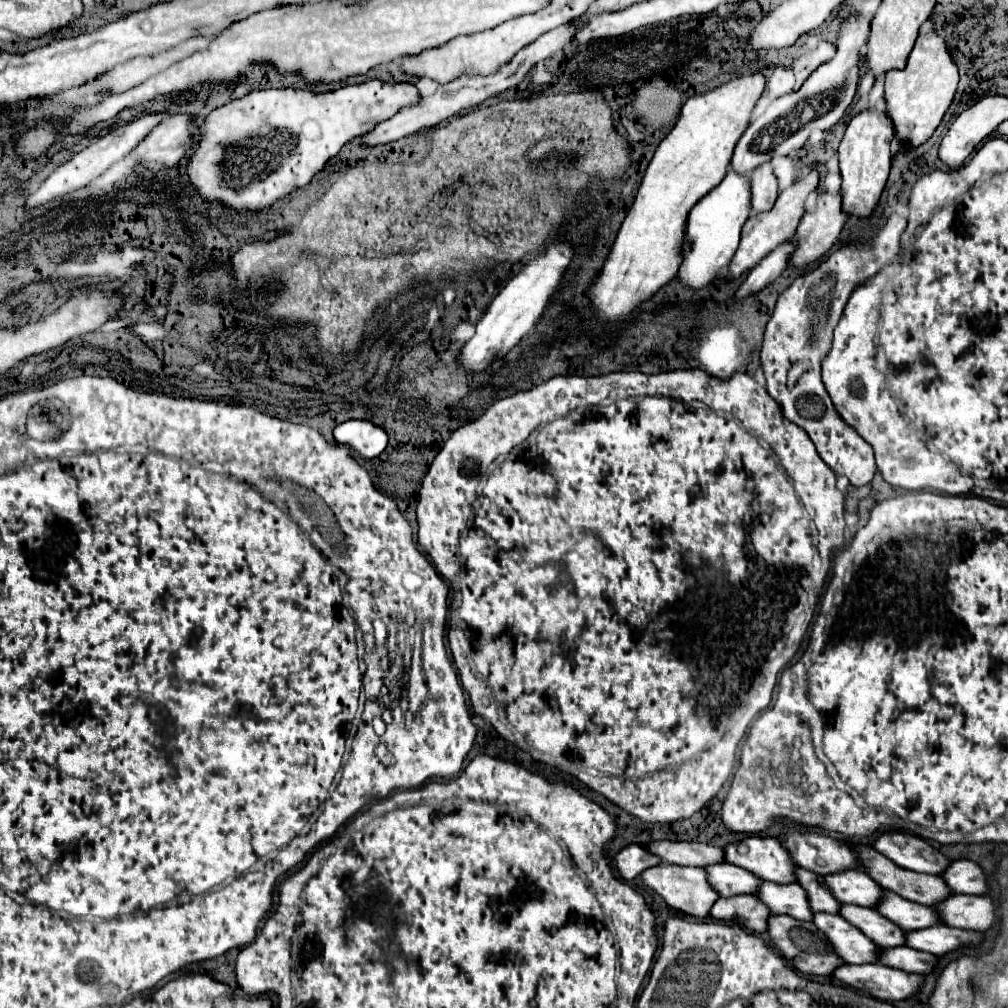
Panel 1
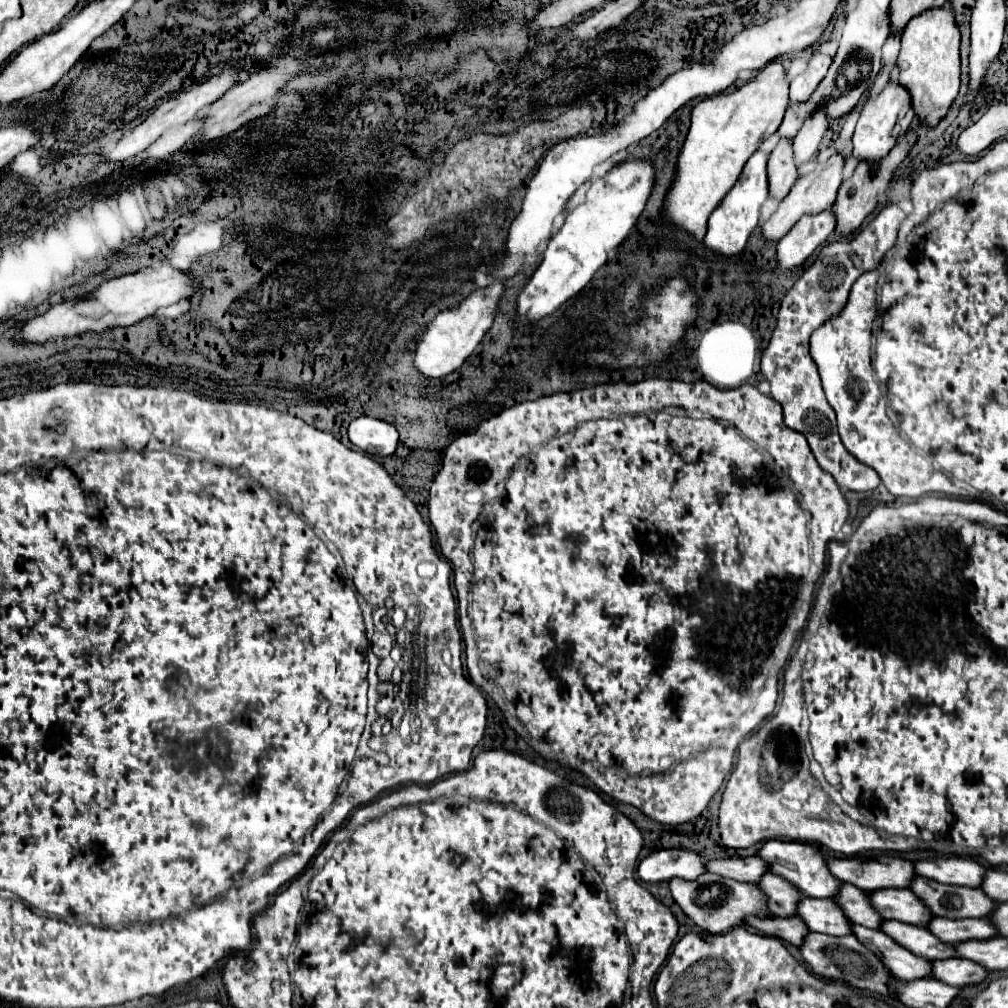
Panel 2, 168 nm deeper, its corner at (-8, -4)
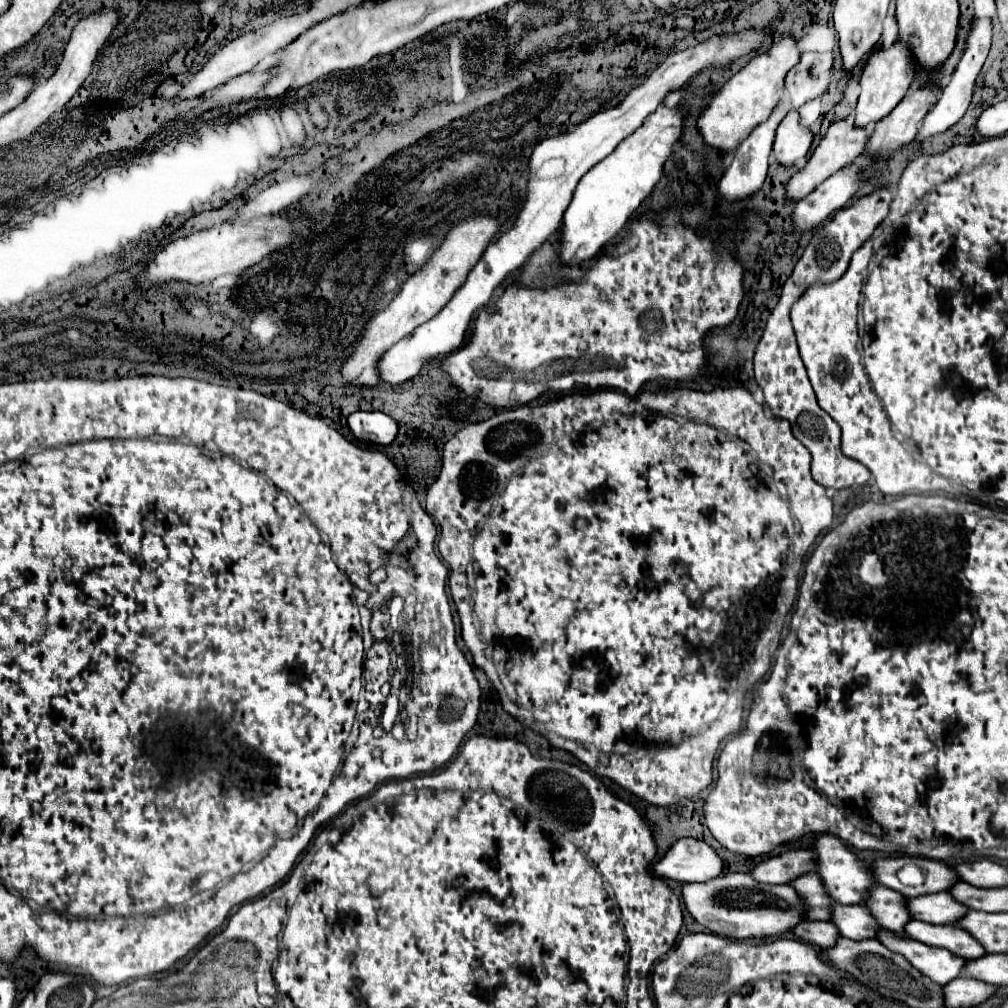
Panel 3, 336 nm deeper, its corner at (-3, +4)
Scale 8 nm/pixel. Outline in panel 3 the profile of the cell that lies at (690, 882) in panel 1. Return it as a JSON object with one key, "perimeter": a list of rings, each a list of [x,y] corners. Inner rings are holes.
{"perimeter":[[[743,872],[721,874],[707,882],[693,882],[693,884],[685,882],[681,888],[681,896],[689,914],[701,926],[709,928],[719,936],[737,940],[779,936],[783,932],[789,932],[793,924],[801,922],[803,912],[801,898],[797,896],[797,892],[793,892],[793,888],[789,888],[787,884],[775,886],[753,882],[753,878]]]}

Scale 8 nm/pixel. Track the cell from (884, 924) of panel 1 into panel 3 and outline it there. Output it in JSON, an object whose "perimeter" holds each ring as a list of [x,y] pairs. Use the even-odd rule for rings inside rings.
{"perimeter":[[[909,920],[905,924],[903,932],[907,932],[913,940],[919,940],[927,946],[945,948],[965,960],[985,954],[985,950],[979,944],[975,944],[973,936],[969,936],[963,928],[953,928],[949,924],[935,926],[935,924],[927,924],[927,922],[919,922],[919,920]]]}

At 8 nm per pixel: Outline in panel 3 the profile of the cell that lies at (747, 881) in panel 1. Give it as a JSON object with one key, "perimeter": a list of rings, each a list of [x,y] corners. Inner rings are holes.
{"perimeter":[[[803,874],[803,876],[797,876],[795,880],[791,880],[789,886],[795,888],[799,898],[803,900],[803,906],[805,906],[803,916],[807,920],[829,920],[829,904],[833,904],[833,902],[827,896],[827,892],[823,890],[819,876]]]}

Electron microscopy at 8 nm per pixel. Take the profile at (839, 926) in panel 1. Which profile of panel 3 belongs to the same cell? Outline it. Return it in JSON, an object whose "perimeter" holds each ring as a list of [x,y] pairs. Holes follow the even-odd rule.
{"perimeter":[[[881,928],[877,932],[877,940],[887,946],[891,952],[901,954],[913,968],[917,968],[921,974],[931,978],[937,984],[947,984],[949,980],[961,976],[961,968],[965,964],[963,958],[953,956],[951,952],[943,948],[931,948],[923,942],[917,942],[913,938],[905,938],[901,934],[889,932]]]}

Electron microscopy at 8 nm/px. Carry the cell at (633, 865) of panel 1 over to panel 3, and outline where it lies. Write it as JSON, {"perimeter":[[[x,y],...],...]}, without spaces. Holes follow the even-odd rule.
{"perimeter":[[[679,838],[661,860],[651,866],[651,872],[661,878],[679,882],[705,882],[719,876],[723,860],[703,840]]]}

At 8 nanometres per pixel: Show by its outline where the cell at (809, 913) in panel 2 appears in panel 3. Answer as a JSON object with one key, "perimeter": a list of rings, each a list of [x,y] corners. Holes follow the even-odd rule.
{"perimeter":[[[833,904],[831,922],[837,926],[841,936],[847,936],[851,940],[875,938],[875,932],[879,928],[879,924],[869,916],[869,910],[865,910],[861,904]]]}

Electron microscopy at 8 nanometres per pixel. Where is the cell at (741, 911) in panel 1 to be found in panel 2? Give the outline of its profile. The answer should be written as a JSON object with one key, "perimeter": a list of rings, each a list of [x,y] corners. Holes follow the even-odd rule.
{"perimeter":[[[794,916],[794,918],[750,918],[748,924],[752,928],[758,928],[758,932],[764,932],[766,936],[774,936],[780,940],[786,940],[794,944],[796,948],[802,946],[802,940],[806,936],[806,924]]]}

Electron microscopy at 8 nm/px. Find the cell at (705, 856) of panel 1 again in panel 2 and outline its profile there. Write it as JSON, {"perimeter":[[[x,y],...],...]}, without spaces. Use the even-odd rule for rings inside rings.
{"perimeter":[[[758,856],[752,858],[728,858],[728,860],[710,860],[708,872],[720,874],[724,878],[732,878],[738,882],[758,884],[766,872],[770,872],[770,864]]]}

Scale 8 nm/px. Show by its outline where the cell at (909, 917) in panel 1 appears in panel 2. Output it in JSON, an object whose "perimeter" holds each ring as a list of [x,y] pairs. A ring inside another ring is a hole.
{"perimeter":[[[932,918],[928,924],[930,932],[938,936],[942,942],[960,944],[962,940],[988,940],[990,936],[998,936],[990,920],[984,918],[966,918],[966,920],[948,920],[948,918]]]}

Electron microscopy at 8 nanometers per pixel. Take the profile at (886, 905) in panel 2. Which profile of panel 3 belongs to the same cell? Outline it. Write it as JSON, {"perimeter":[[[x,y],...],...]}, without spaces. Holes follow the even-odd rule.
{"perimeter":[[[949,892],[907,898],[905,906],[915,920],[929,924],[951,924],[953,920],[957,920],[957,916],[965,916],[967,912],[967,908],[961,908],[961,904],[955,904]]]}

